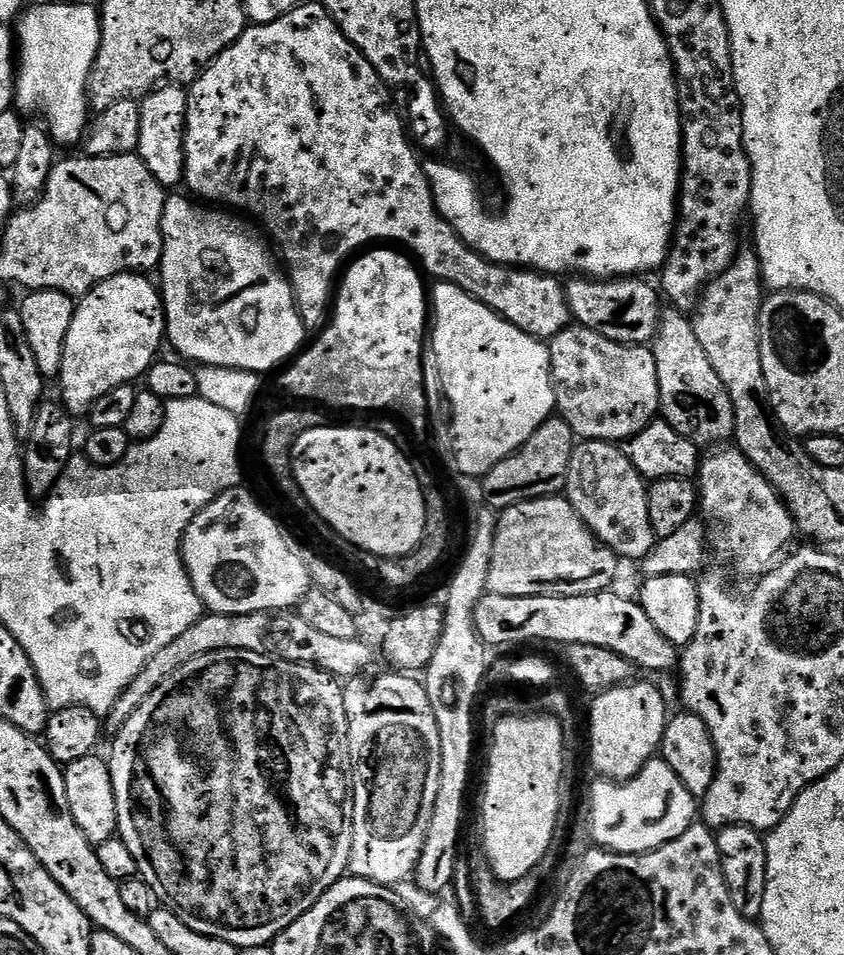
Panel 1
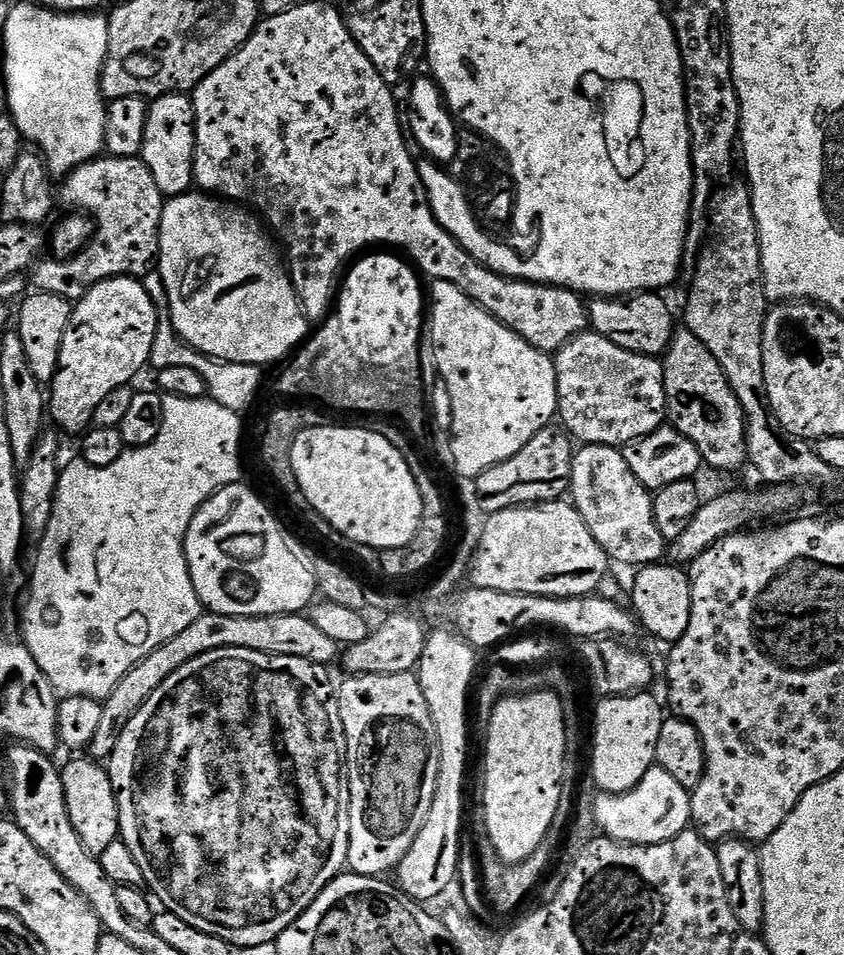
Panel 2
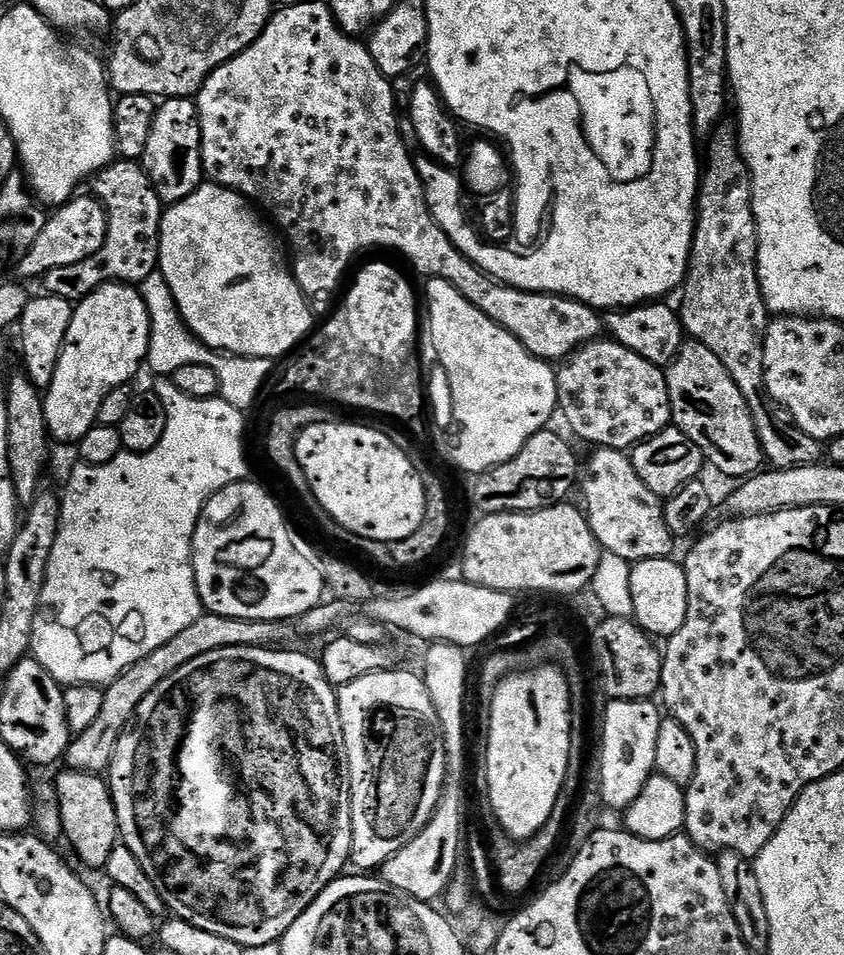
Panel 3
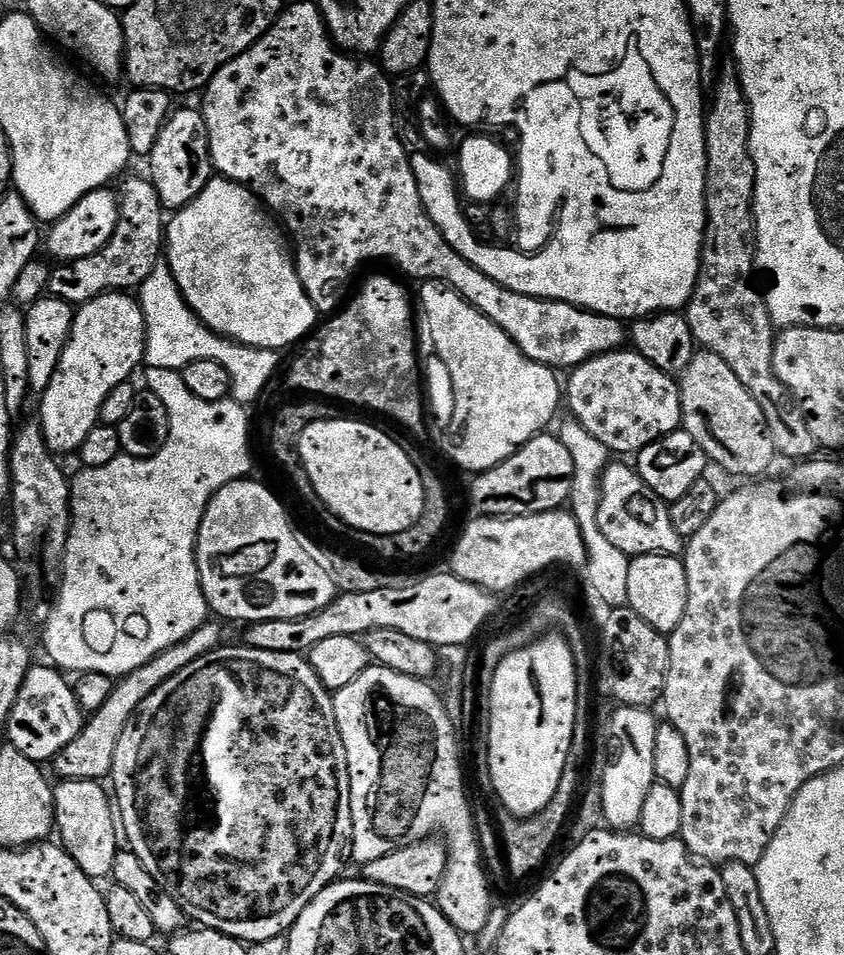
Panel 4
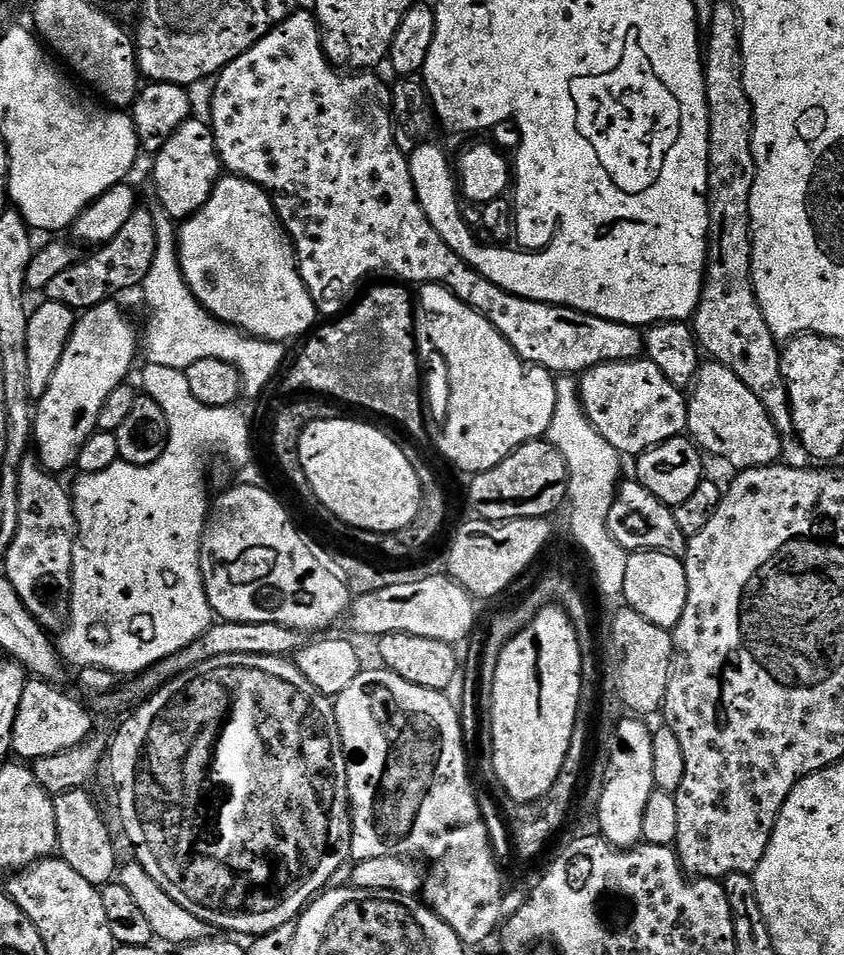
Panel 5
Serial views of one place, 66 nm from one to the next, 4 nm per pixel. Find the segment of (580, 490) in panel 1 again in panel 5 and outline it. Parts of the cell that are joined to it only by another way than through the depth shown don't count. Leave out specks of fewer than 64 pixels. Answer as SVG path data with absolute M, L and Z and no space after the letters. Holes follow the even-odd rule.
M635 478L625 479L616 489L616 497L610 506L608 515L608 529L612 540L618 542L618 546L622 546L629 554L633 552L668 552L672 556L683 557L686 537L682 534L682 530L678 530L675 511L658 498L654 498L654 494L650 494L650 490L646 490L646 486L642 486L640 481Z

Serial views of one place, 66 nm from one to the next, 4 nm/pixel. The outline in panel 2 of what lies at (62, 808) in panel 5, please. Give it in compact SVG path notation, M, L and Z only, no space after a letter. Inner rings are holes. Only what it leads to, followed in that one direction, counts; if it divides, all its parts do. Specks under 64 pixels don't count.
M91 758L72 760L60 768L62 790L66 794L66 810L70 814L70 822L74 822L74 830L78 830L78 838L82 838L82 846L99 858L102 850L110 846L120 835L120 819L116 805L116 791L108 777L108 769L103 763Z

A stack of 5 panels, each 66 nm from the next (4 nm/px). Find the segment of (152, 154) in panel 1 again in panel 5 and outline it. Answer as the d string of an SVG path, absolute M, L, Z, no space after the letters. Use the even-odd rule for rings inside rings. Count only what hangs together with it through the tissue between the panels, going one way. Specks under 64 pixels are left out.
M199 118L190 119L182 126L178 126L178 130L174 130L174 134L170 134L168 141L161 146L159 152L155 153L154 160L156 160L156 165L152 168L152 180L156 183L155 199L166 210L166 214L170 214L177 222L187 220L199 208L206 206L214 186L220 181L222 175L222 165L214 142L212 125L205 121L203 124Z

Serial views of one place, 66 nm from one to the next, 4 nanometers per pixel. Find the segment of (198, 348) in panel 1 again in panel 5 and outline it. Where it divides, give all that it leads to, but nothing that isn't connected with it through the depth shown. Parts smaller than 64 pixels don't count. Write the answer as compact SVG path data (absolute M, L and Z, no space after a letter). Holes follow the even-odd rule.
M221 175L206 206L179 225L178 251L184 281L190 286L194 298L216 320L255 336L257 340L292 342L295 336L303 337L313 331L318 313L300 277L296 249L276 215L271 195L259 184L243 180L241 176Z

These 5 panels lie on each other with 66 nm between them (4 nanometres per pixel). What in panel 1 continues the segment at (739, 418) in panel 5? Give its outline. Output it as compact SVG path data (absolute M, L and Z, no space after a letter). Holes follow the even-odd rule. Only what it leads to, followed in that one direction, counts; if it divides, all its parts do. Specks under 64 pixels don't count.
M679 310L665 311L650 347L654 354L654 366L658 366L660 412L663 419L674 426L678 434L700 446L720 446L731 441L736 435L734 406L730 402L730 394L726 394L726 386L722 386L722 378L718 378L714 366L710 366L710 358L706 358L706 350L702 350L698 334L694 334L691 319Z

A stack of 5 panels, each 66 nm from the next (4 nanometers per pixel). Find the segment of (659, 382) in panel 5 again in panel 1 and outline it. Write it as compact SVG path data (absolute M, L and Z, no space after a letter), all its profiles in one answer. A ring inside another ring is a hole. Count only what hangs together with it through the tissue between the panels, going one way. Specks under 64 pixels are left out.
M573 322L552 339L548 353L556 412L581 441L623 442L657 419L658 366L654 366L651 347L610 342L610 338Z

